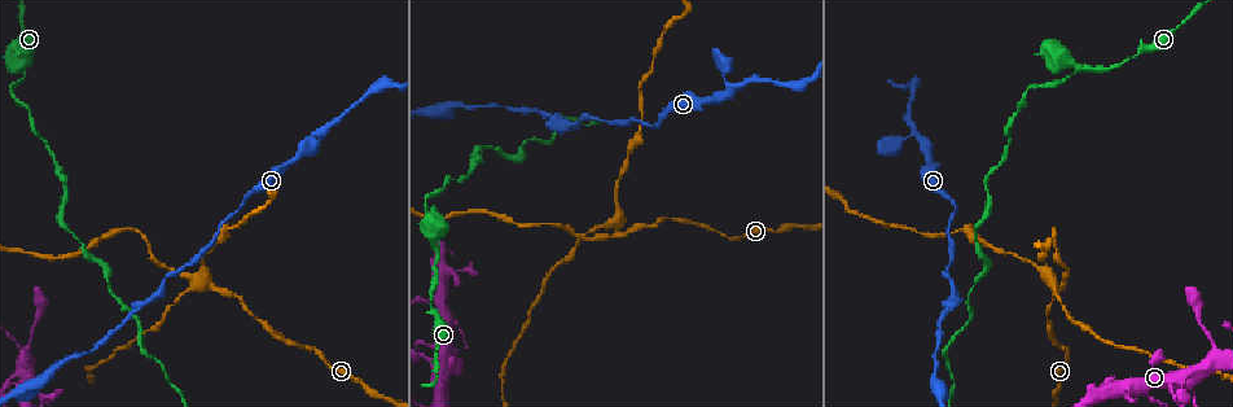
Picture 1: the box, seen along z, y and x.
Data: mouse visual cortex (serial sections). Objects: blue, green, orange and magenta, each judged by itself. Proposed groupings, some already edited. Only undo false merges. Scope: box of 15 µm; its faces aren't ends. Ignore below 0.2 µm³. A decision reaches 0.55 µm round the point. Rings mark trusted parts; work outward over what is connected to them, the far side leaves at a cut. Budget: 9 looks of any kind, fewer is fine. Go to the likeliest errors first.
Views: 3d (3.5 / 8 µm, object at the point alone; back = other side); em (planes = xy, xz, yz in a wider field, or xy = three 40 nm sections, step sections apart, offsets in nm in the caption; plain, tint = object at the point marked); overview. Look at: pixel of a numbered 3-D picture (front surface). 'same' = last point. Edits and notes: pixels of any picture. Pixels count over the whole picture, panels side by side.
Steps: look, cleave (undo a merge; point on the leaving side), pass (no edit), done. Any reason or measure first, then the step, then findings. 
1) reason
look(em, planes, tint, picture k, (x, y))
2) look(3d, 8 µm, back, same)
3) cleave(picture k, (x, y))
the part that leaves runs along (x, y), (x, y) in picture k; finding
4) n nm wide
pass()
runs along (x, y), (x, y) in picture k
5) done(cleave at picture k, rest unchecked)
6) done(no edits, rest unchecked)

small branch off a trunk
look(3d, 8 µm, picture 1, (1191, 387))

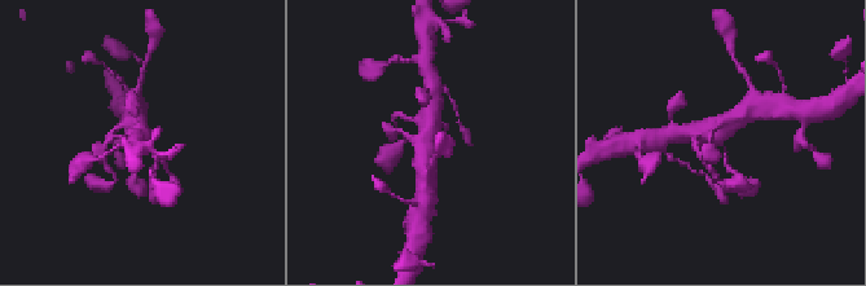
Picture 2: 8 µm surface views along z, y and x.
look(3d, 3.5 µm, picture 2, (721, 142))

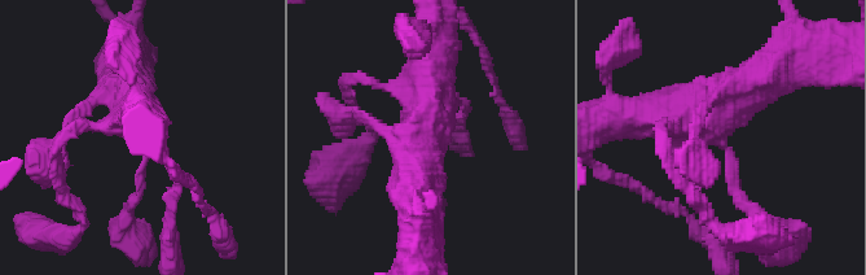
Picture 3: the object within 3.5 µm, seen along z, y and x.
shape alone is not enough
look(em, xy, step 2, tint, picture 3, (718, 138))

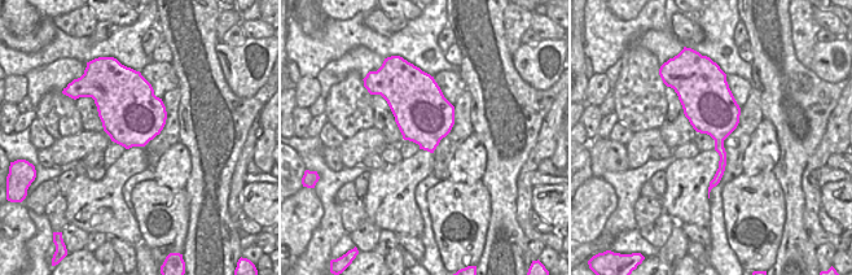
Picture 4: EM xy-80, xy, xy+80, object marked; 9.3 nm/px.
pass()
runs along (620, 114), (710, 114), (779, 70) in picture 3; all the same cell

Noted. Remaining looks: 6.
look(em, xy, step 2, tint, picture 1, (312, 348))

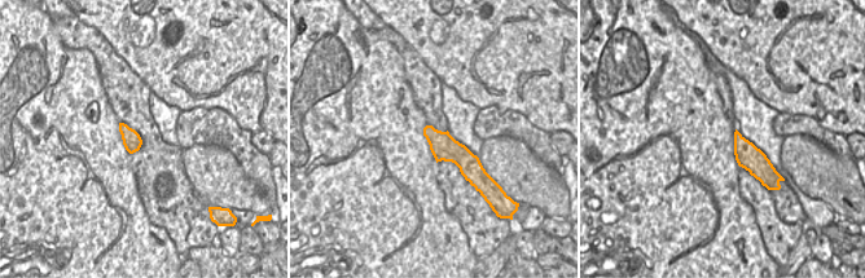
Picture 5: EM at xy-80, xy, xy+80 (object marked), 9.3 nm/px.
wider look
look(3d, 3.5 µm, same)

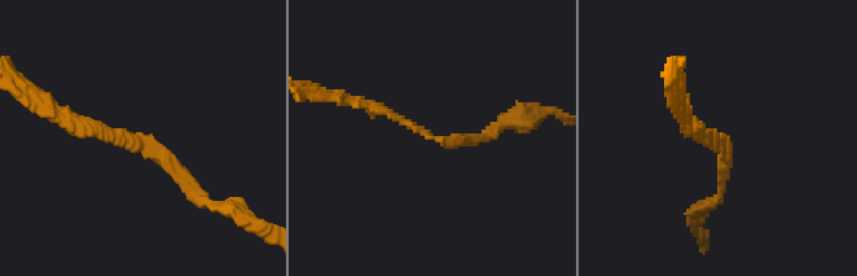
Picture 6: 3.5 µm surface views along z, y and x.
pass()
runs along (205, 200), (149, 144), (65, 119) in picture 6; one cell here

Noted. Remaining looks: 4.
abrupt turn
look(em, xy, step 2, tint, picture 1, (213, 285))

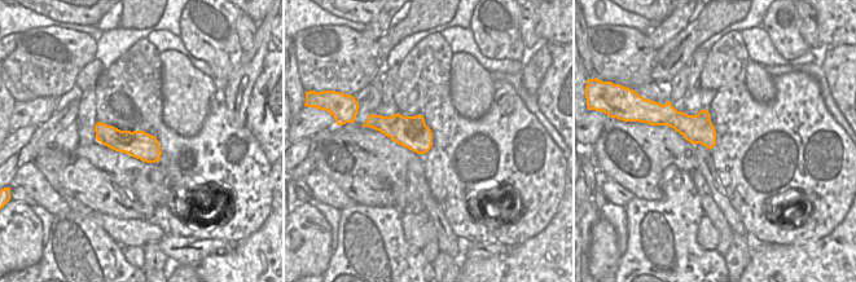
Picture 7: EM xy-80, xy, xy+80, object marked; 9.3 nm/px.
wider look
look(3d, 3.5 µm, same)

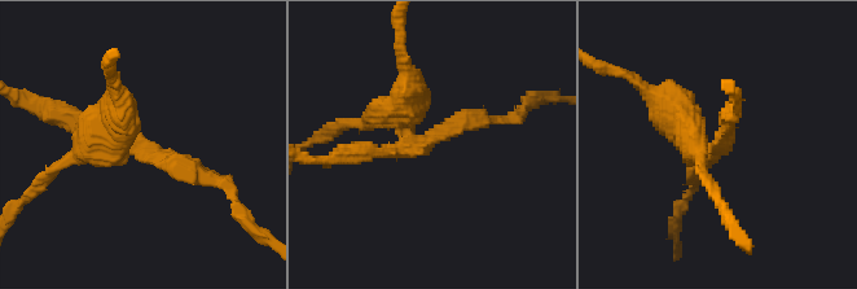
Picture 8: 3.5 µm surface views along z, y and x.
300 nm wide
cleave(picture 8, (99, 140))
the part that leaves runs along (122, 149), (118, 86), (110, 70) in picture 8; two cells meet here

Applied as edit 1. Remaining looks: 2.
done(cleave at picture 8, rest unchecked)

